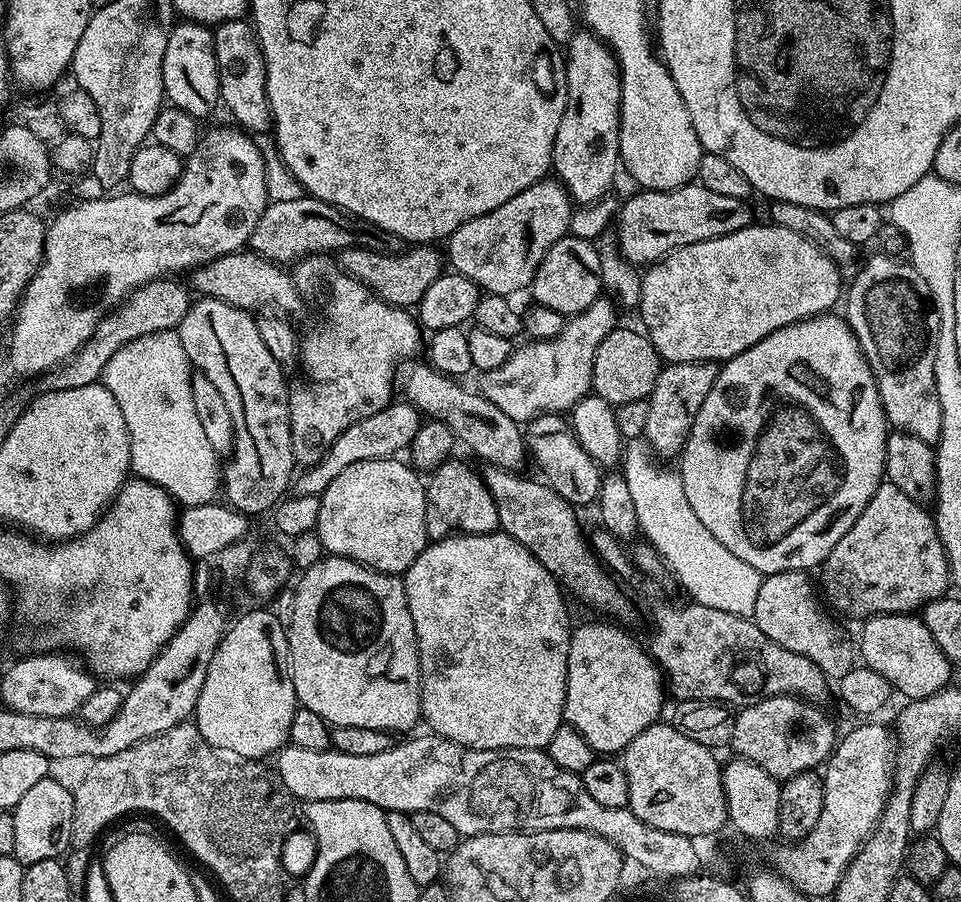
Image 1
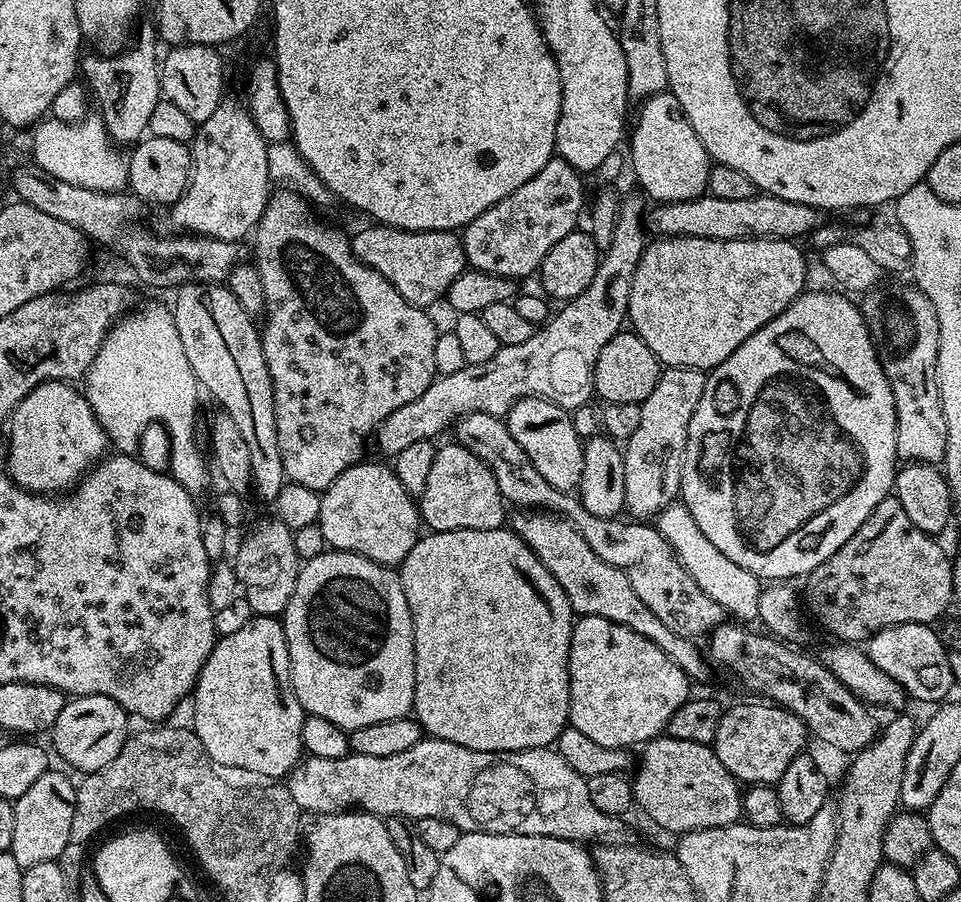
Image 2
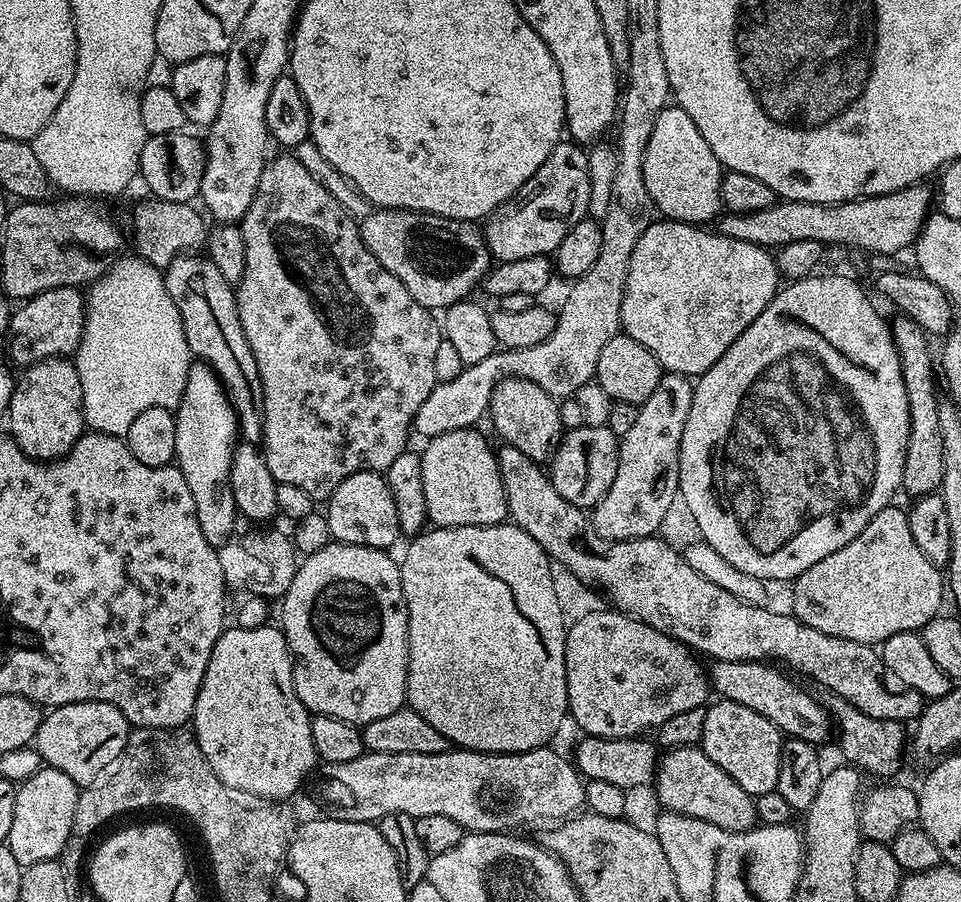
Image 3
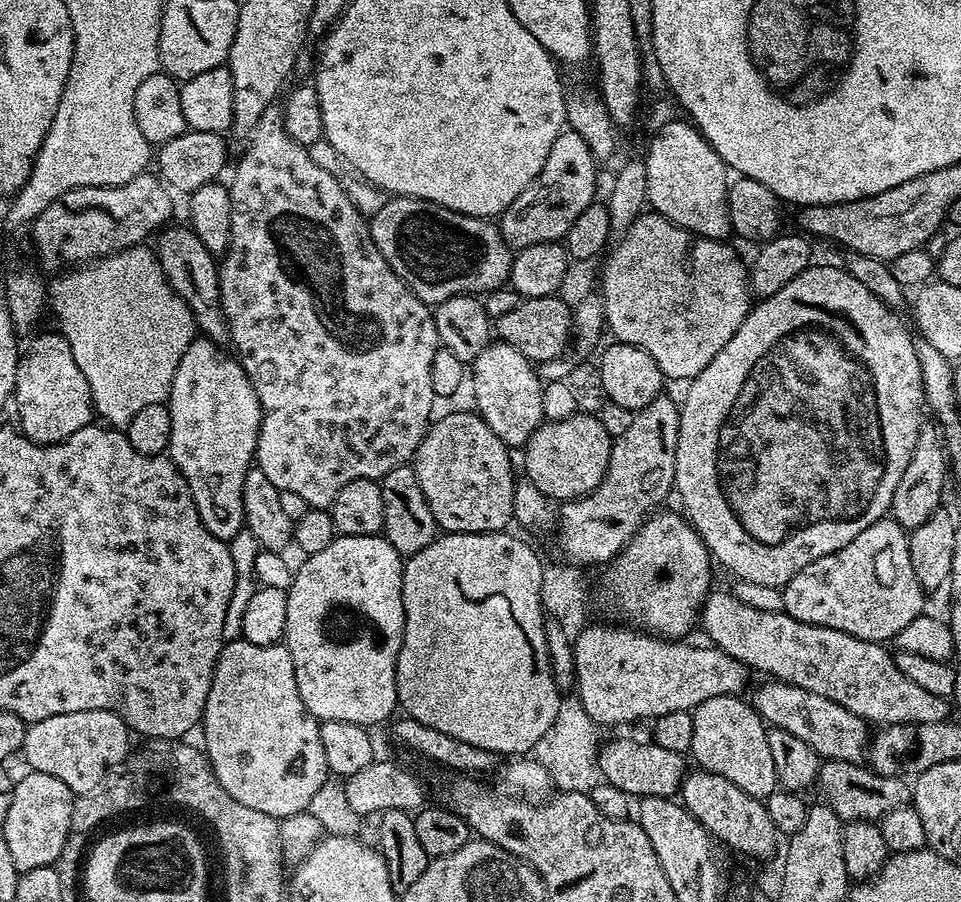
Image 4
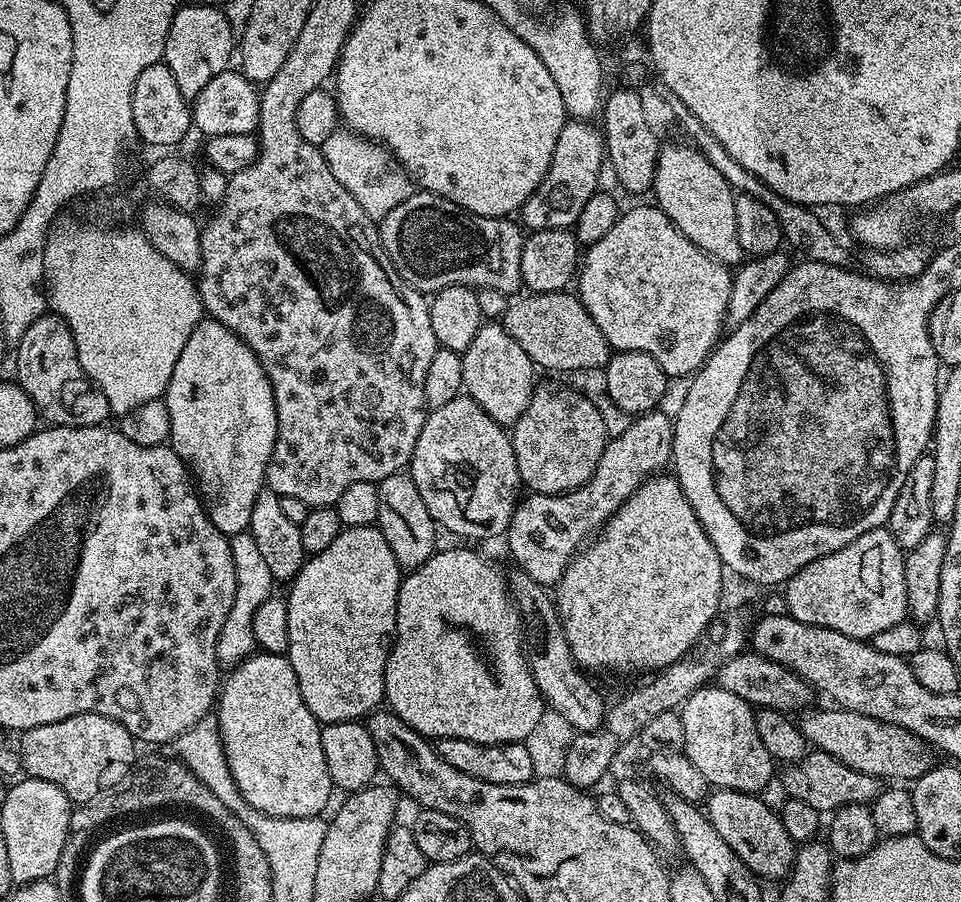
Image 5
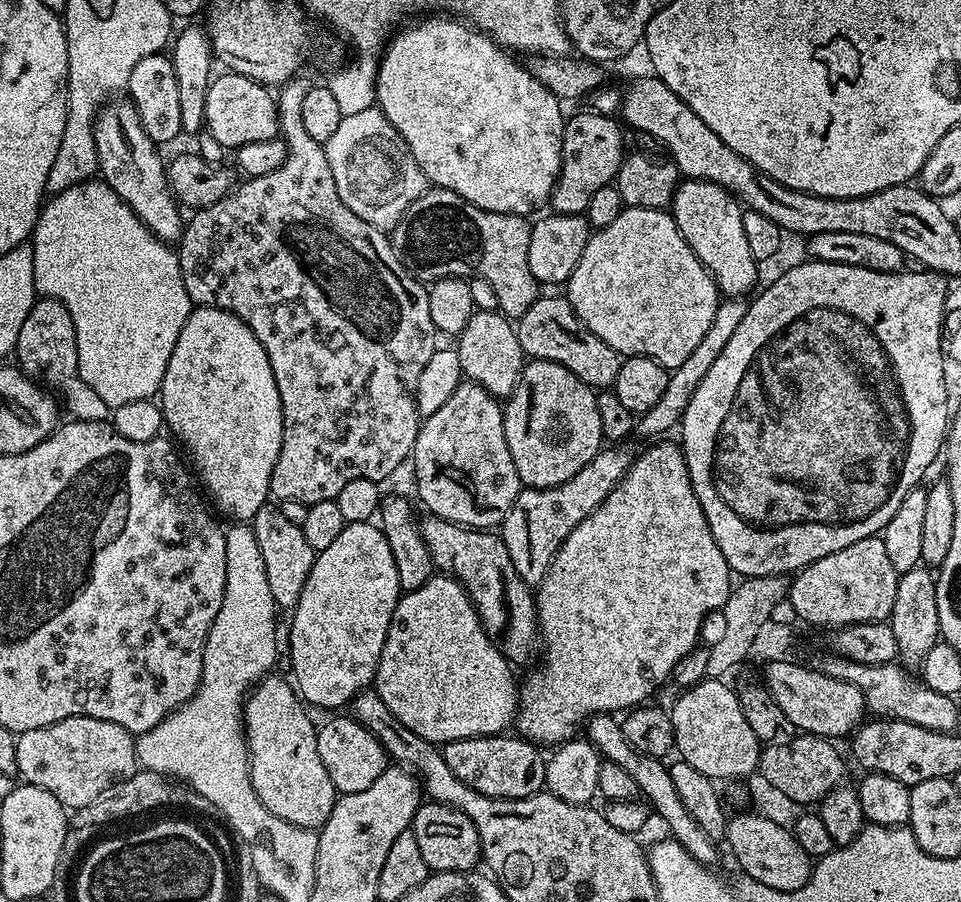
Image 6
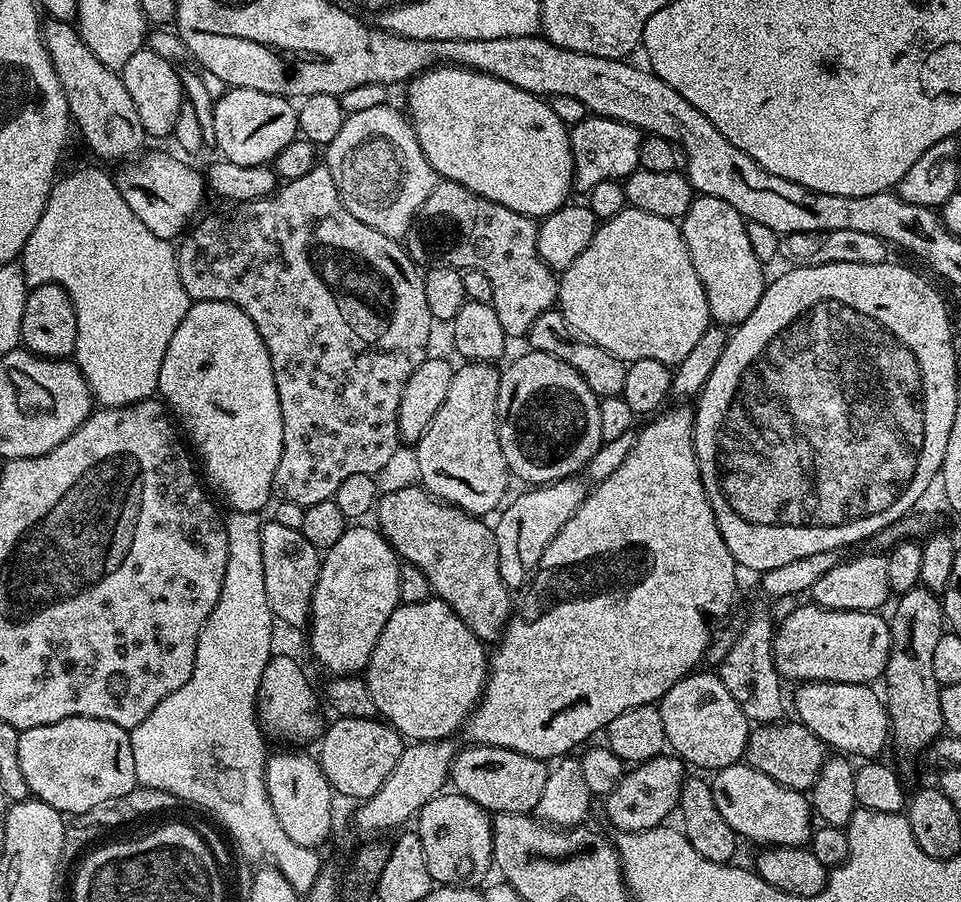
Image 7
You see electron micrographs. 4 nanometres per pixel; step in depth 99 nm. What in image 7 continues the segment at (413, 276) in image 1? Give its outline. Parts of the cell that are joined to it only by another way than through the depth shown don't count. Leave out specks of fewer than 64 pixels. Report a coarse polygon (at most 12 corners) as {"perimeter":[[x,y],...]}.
{"perimeter":[[441,179],[406,251],[482,270],[505,337],[558,300],[538,224]]}

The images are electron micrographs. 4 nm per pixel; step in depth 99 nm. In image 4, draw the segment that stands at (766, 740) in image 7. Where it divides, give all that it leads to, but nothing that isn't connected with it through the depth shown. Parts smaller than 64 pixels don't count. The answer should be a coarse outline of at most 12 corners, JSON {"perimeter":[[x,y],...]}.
{"perimeter":[[824,760],[818,789],[842,822],[878,822],[912,799],[907,779]]}

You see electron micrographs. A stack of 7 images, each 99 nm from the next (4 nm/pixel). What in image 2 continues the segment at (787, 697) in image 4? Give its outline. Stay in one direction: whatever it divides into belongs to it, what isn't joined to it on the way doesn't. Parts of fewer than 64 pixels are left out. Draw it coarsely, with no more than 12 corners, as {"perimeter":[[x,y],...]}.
{"perimeter":[[516,510],[511,531],[554,574],[577,617],[654,642],[689,681],[714,668],[569,520]]}

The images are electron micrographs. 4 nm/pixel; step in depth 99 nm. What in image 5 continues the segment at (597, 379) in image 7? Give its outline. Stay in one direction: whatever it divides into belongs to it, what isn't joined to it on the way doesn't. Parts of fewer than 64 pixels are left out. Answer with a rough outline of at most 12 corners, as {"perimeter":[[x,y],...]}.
{"perimeter":[[575,291],[533,292],[504,312],[537,369],[588,372],[608,339]]}

